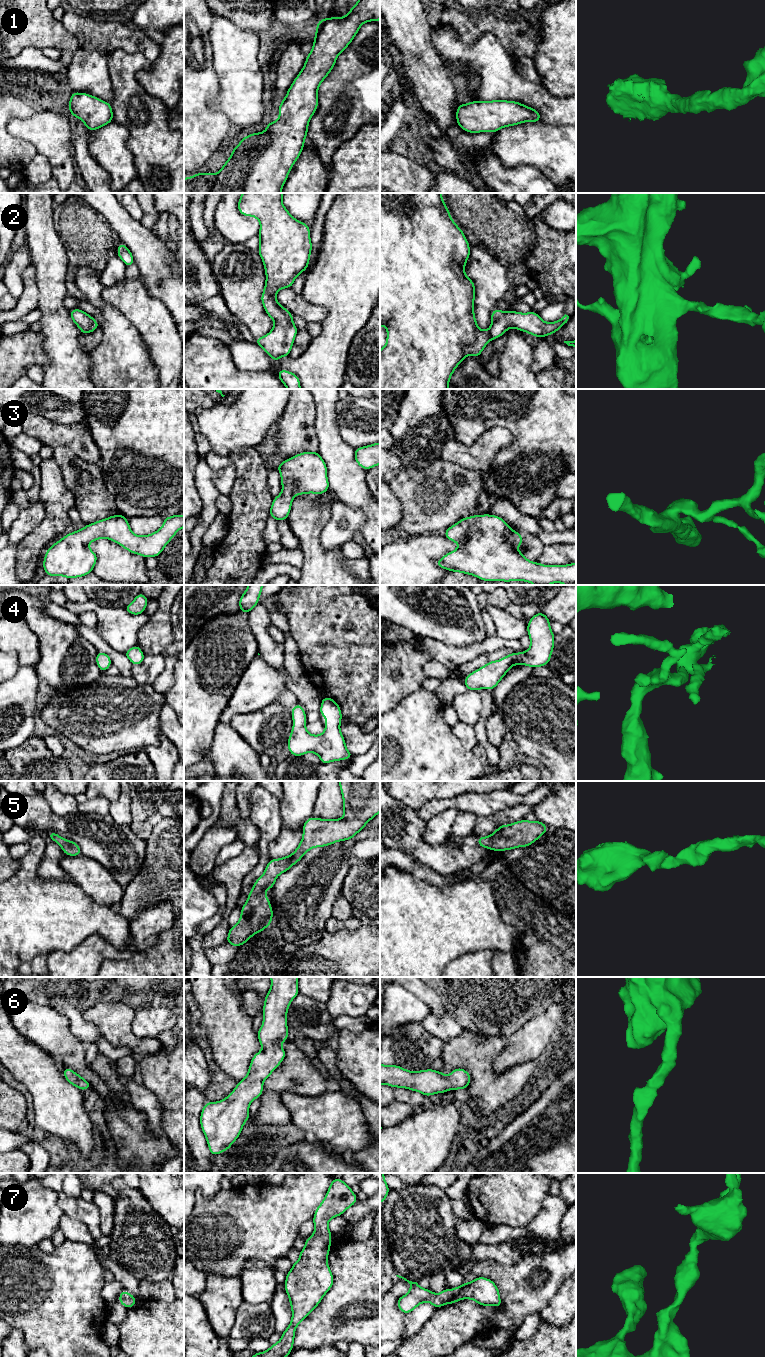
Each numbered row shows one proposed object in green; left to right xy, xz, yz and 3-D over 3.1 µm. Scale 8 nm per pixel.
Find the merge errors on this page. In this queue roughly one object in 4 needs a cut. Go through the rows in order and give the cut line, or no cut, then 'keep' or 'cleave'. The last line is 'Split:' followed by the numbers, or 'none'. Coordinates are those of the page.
1: no cut | keep
2: no cut | keep
3: no cut | keep
4: no cut | keep
5: no cut | keep
6: no cut | keep
7: no cut | keep
Split: none

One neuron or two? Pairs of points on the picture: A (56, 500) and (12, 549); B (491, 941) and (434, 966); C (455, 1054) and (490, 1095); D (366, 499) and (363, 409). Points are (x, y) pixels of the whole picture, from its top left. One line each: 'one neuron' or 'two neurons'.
A: two neurons
B: one neuron
C: one neuron
D: two neurons

